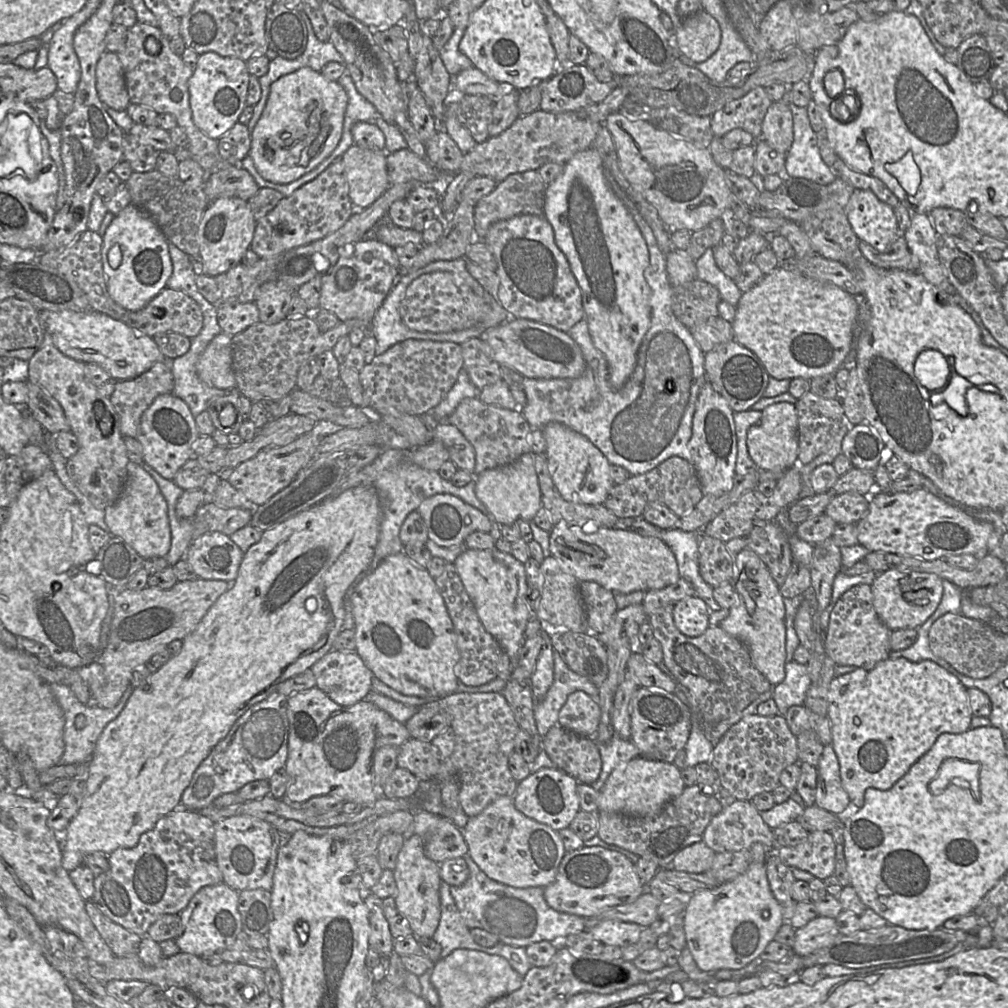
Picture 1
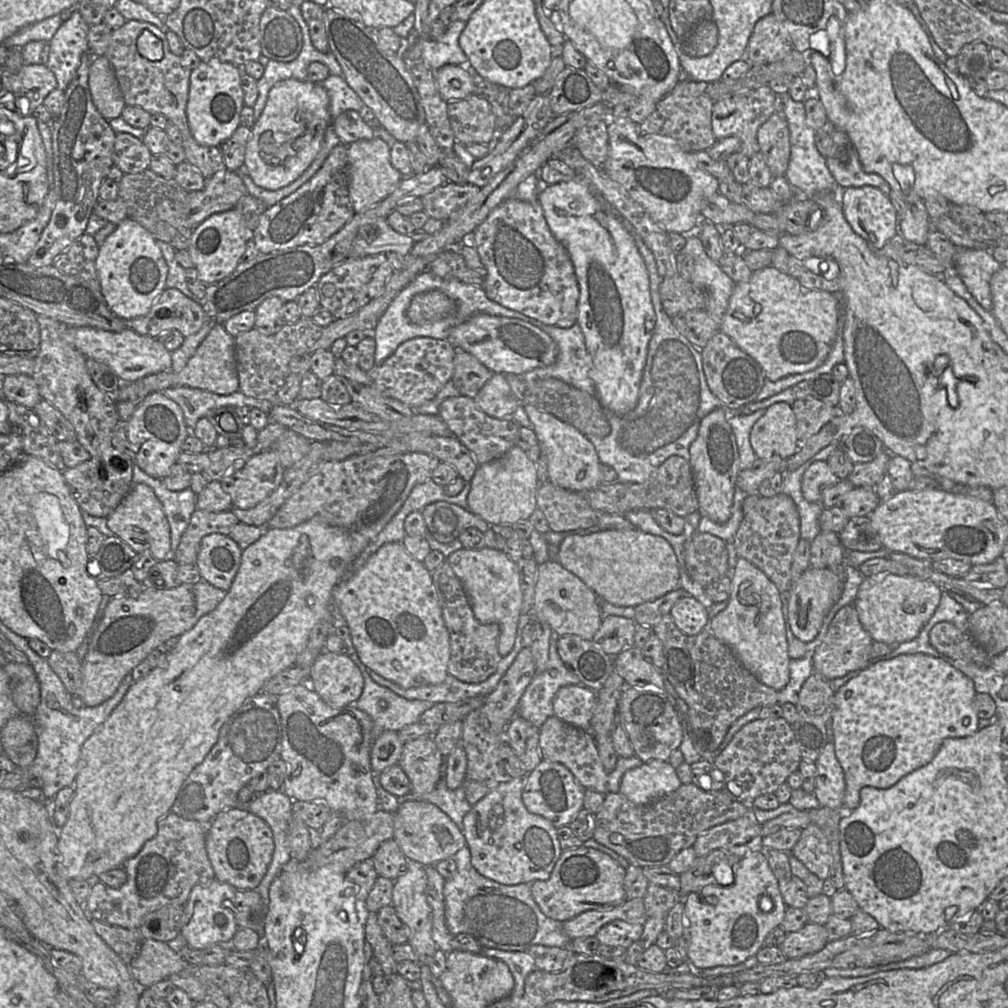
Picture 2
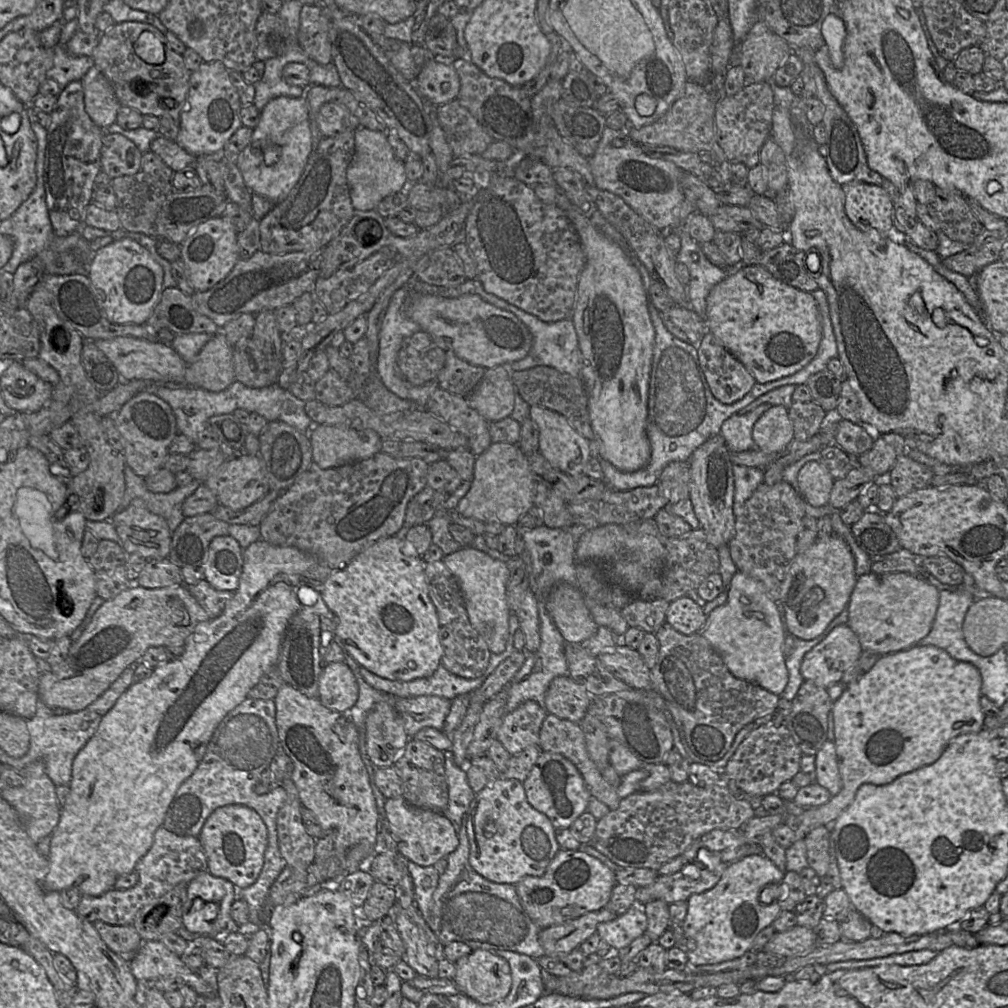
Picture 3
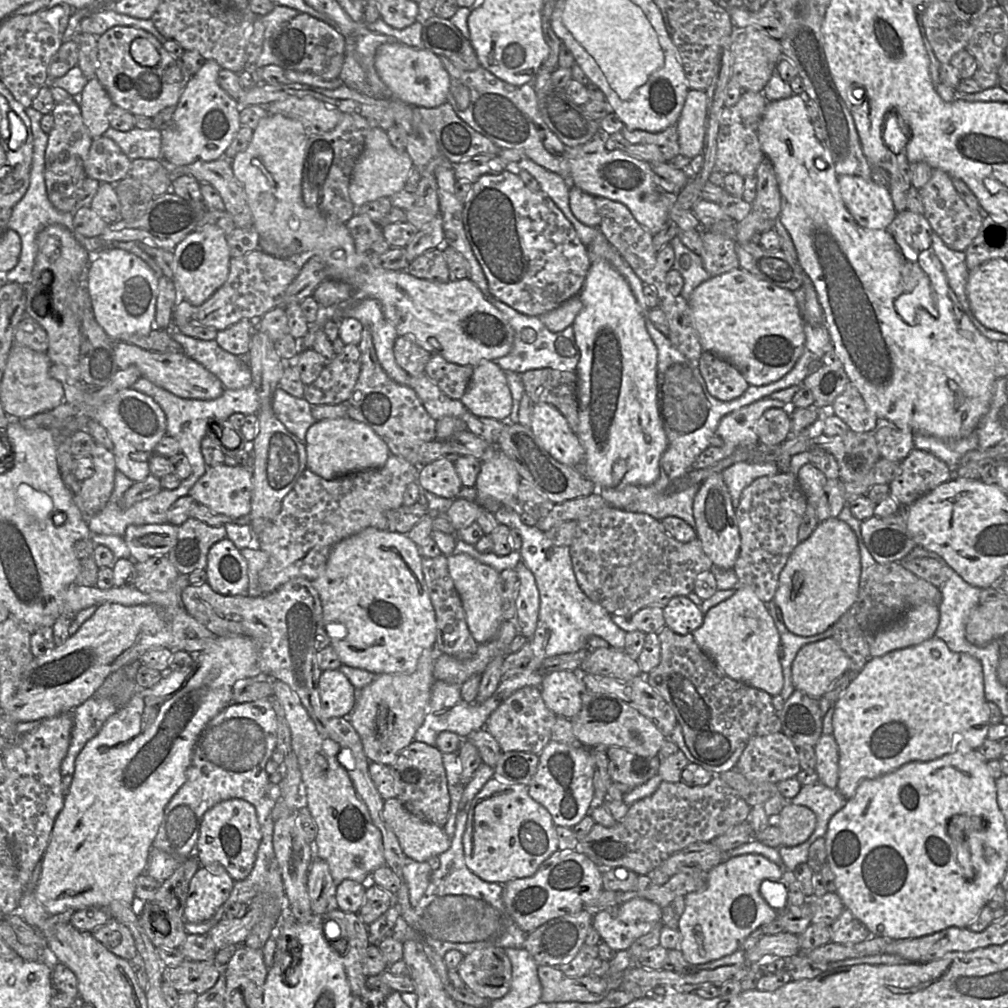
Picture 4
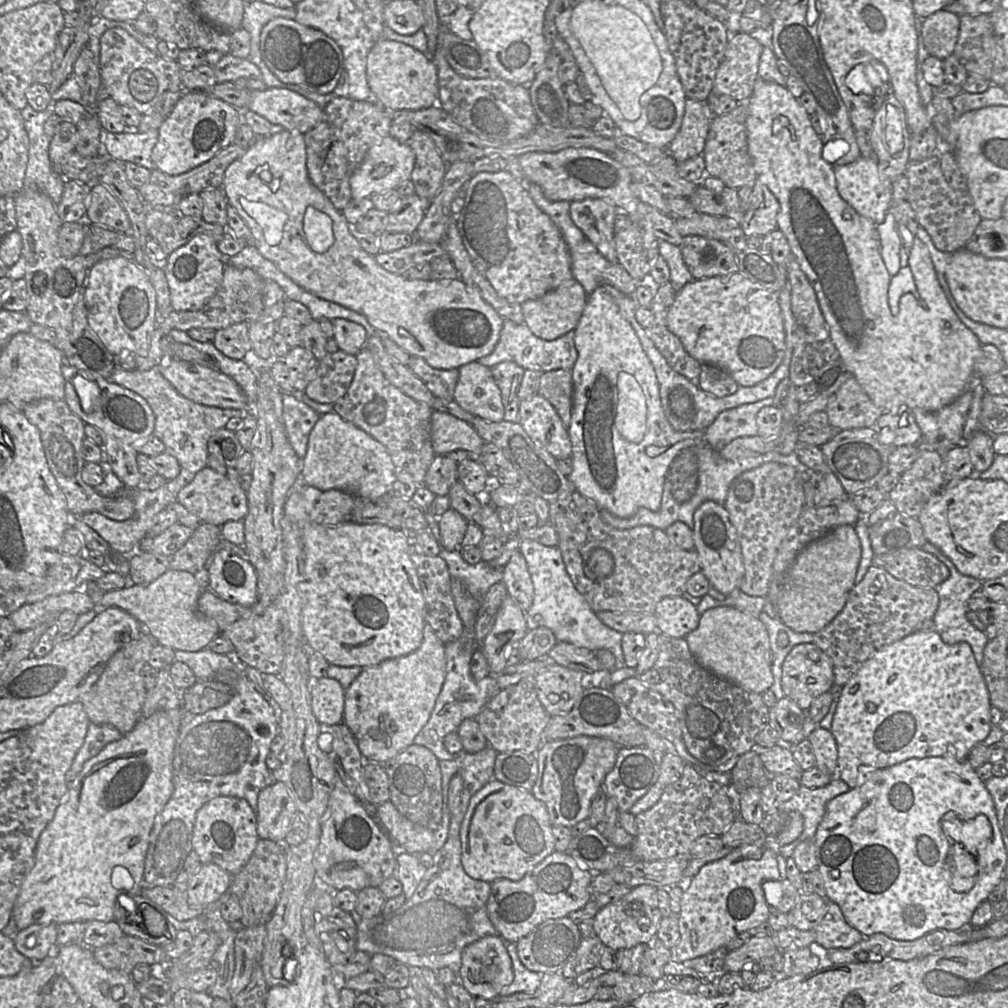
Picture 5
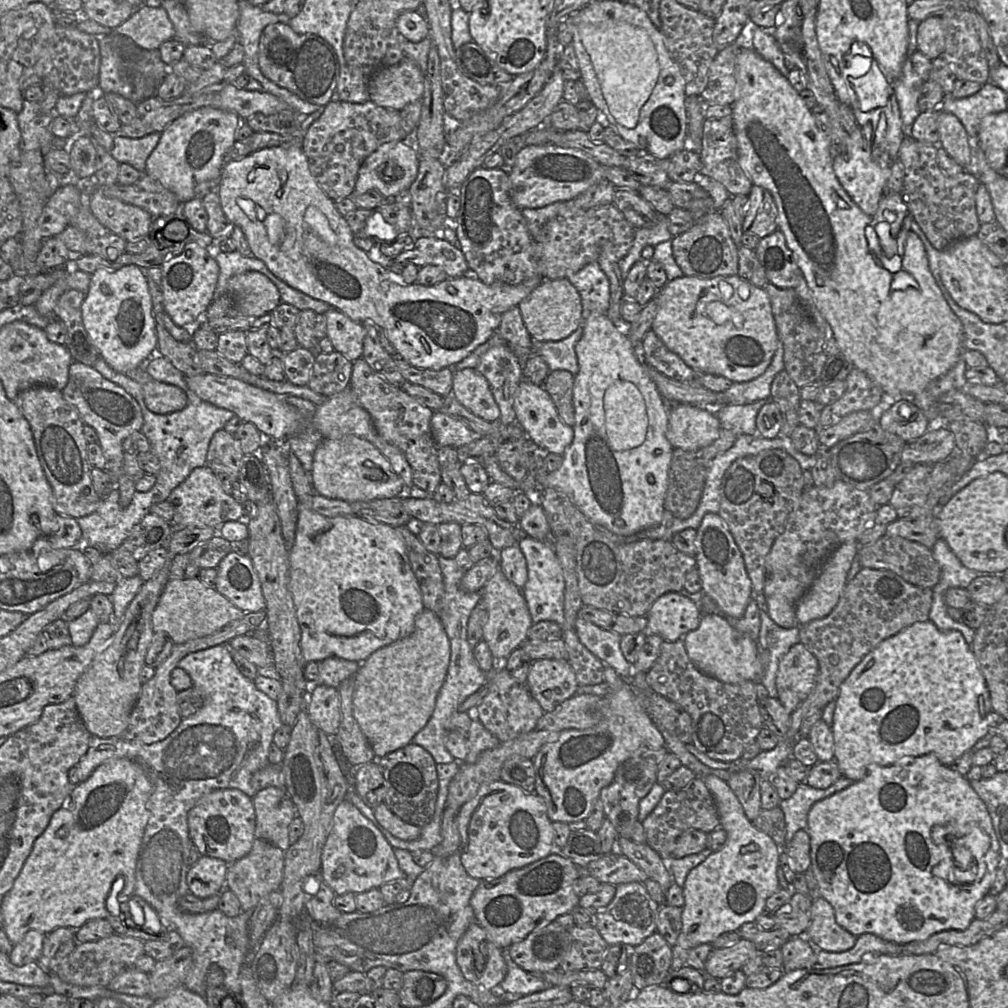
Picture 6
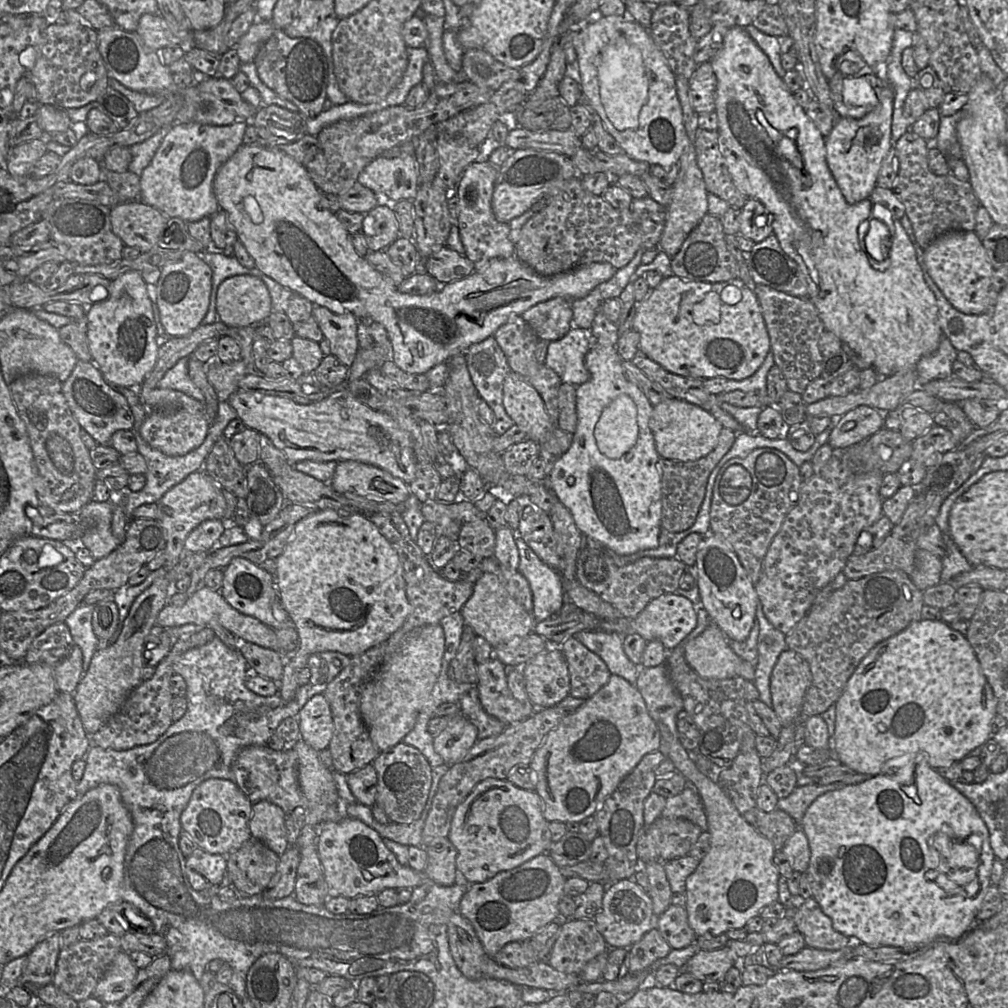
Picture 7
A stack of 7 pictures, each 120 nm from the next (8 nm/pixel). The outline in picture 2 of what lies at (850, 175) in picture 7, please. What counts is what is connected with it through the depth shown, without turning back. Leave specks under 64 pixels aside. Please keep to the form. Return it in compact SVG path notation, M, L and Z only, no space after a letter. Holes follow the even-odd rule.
M865 185L843 189L841 206L853 231L875 251L898 233L896 209L877 187Z

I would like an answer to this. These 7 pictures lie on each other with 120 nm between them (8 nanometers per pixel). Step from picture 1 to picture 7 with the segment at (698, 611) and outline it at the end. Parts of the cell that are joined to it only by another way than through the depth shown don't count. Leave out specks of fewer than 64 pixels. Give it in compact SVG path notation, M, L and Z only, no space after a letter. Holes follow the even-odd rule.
M675 593L653 600L631 620L631 631L647 642L660 641L666 650L674 649L697 625L697 608L689 599Z

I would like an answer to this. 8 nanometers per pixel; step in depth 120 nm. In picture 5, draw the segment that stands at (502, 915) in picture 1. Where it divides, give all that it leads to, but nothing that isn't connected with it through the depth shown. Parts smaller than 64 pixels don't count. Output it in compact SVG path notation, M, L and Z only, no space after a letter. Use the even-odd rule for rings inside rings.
M488 745L476 753L454 755L458 773L463 779L463 791L458 813L450 814L450 827L443 847L433 855L433 865L426 870L413 895L396 911L364 919L356 912L352 916L357 925L357 951L370 955L386 954L408 967L425 967L437 971L449 967L458 973L463 949L485 937L499 935L486 908L491 883L471 878L461 863L460 827L472 796L494 779L498 752Z

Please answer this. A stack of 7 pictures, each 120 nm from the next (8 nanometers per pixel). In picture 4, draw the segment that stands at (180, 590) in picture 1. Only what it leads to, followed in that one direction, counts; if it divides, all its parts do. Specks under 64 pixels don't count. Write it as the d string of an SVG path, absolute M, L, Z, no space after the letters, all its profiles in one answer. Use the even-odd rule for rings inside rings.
M103 604L64 644L55 646L44 656L35 657L28 664L12 698L12 709L3 713L20 723L71 712L91 698L110 674L140 659L147 651L174 648L189 653L201 652L216 637L191 617L183 606L171 626L165 621L163 610L153 605Z

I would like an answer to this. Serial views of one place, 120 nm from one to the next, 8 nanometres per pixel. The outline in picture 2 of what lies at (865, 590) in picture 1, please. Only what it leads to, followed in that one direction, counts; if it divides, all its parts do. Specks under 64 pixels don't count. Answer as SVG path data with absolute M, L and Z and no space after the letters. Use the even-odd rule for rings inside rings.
M854 604L842 607L831 621L828 631L814 652L813 672L827 680L843 677L848 673L866 668L872 661L871 648L874 640L862 626Z

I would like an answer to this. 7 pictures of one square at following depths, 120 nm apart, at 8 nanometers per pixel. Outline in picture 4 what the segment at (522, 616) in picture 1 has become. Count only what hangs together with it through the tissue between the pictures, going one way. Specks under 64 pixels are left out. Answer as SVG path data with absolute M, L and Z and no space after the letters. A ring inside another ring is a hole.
M466 553L447 556L447 563L448 571L462 601L471 635L478 644L490 641L503 623L500 573Z

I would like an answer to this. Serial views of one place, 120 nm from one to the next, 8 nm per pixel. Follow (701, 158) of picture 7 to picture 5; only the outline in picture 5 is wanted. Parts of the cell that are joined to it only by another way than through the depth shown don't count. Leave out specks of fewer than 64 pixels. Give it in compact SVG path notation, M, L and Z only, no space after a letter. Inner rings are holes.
M749 99L738 101L737 107L728 114L715 116L710 120L709 132L703 150L705 171L713 177L719 178L731 188L739 189L743 186L753 187L757 174L748 151L747 116Z

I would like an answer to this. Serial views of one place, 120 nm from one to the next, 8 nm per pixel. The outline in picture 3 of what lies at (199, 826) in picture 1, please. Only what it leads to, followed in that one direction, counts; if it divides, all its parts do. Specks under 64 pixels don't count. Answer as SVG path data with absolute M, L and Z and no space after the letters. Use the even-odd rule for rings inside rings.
M160 826L154 835L149 851L137 862L137 884L129 889L111 889L100 896L82 895L76 913L94 923L130 925L138 911L153 899L159 898L178 884L189 884L200 873L208 870L208 863L199 837L178 836Z

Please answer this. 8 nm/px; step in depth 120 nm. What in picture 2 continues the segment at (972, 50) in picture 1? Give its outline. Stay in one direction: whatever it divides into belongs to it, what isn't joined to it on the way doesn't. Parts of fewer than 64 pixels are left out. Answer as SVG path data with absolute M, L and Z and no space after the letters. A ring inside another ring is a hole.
M981 41L964 45L956 58L958 72L964 77L985 79L992 69L989 47Z

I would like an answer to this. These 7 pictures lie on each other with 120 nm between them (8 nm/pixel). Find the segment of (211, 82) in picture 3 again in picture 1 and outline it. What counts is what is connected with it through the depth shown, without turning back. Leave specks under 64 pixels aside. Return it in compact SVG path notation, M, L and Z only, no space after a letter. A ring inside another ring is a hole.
M215 52L200 54L188 81L189 103L194 124L208 137L218 140L230 130L247 105L250 73L247 61L221 56Z

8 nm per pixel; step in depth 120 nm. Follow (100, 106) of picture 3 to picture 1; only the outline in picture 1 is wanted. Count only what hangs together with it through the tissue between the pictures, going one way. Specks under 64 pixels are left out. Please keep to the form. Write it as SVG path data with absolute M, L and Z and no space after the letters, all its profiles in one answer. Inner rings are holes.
M105 51L96 65L96 90L105 107L126 110L130 104L124 70L116 52Z

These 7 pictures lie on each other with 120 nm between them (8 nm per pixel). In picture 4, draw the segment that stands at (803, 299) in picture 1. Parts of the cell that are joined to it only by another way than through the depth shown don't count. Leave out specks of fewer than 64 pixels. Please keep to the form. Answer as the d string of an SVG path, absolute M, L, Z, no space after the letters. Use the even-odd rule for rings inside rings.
M737 268L711 277L691 293L688 305L703 351L734 365L751 386L779 380L804 352L804 320L792 291Z

